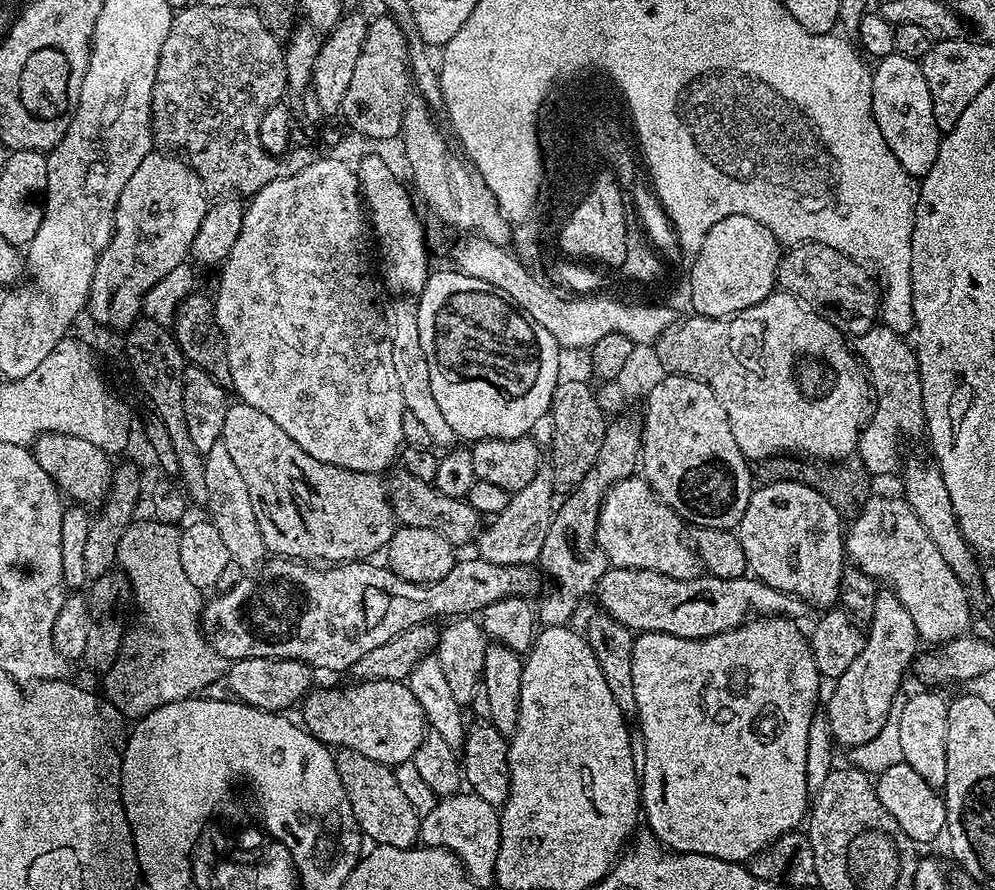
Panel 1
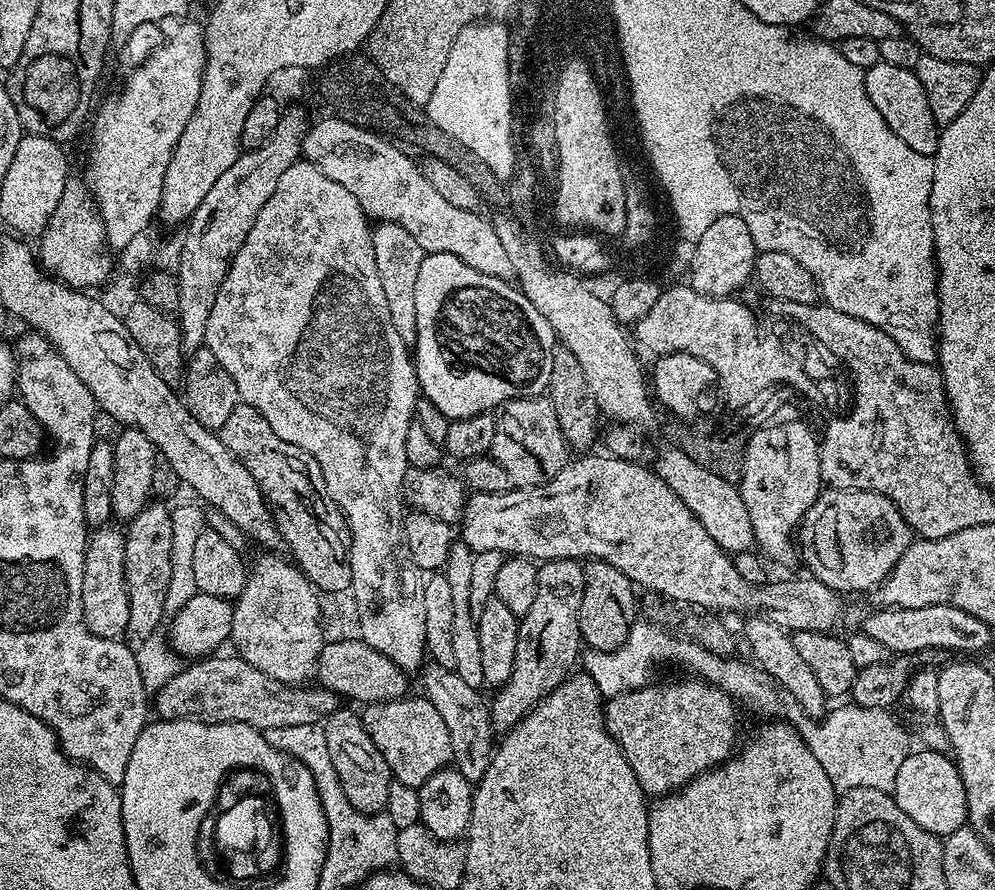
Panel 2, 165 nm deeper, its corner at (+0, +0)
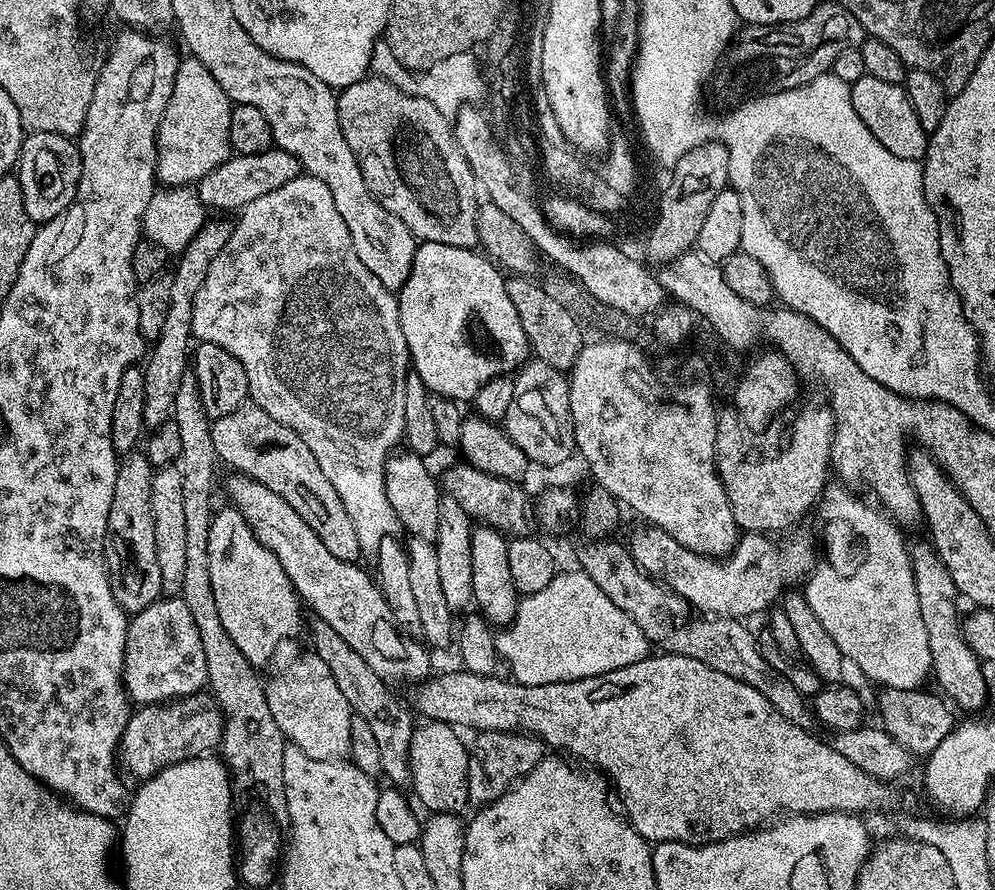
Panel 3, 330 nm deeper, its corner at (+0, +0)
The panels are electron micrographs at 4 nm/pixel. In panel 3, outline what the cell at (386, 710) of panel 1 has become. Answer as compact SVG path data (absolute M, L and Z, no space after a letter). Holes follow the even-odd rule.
M424 722L415 729L409 744L409 770L411 772L411 787L416 787L415 799L420 799L419 807L428 808L429 813L454 812L463 813L464 807L469 807L468 799L468 748L460 741L461 733L453 725L439 722Z

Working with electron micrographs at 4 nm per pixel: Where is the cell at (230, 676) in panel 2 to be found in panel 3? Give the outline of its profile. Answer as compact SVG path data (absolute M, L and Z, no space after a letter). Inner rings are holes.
M201 690L192 696L182 696L175 700L169 700L162 704L146 704L137 707L129 715L126 722L126 730L120 739L118 749L118 764L132 776L137 776L137 781L143 782L148 777L161 772L166 766L177 764L183 760L193 760L195 756L211 753L219 749L220 739L224 733L224 716L216 705L215 696Z

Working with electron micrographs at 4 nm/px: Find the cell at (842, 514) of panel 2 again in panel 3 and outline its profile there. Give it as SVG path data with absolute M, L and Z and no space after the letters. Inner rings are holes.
M651 526L640 527L644 528L634 529L626 538L628 553L632 556L633 562L653 580L659 581L680 595L697 613L700 611L700 614L707 614L709 617L747 618L746 616L752 616L755 612L762 611L761 613L763 613L765 610L771 609L774 604L772 580L780 579L784 586L799 585L812 571L818 560L817 549L815 552L811 542L804 536L788 534L783 538L776 539L762 532L744 532L739 542L736 543L734 551L729 552L723 558L717 558L703 556L694 550L688 550L686 546L682 546L682 542L674 542L674 538L670 538L670 534L666 534L666 530Z

